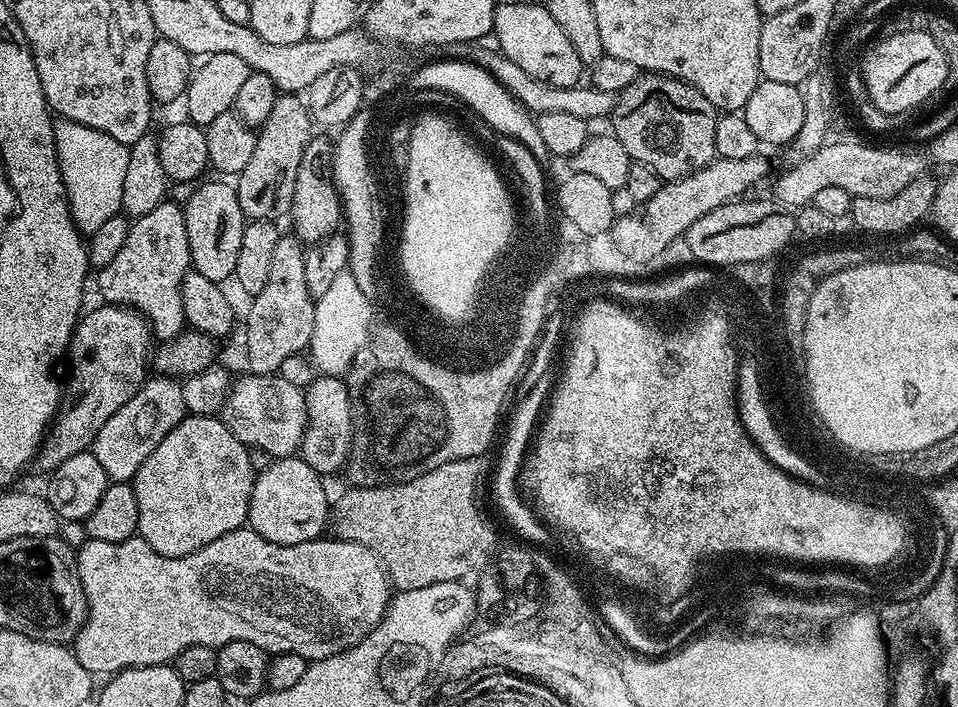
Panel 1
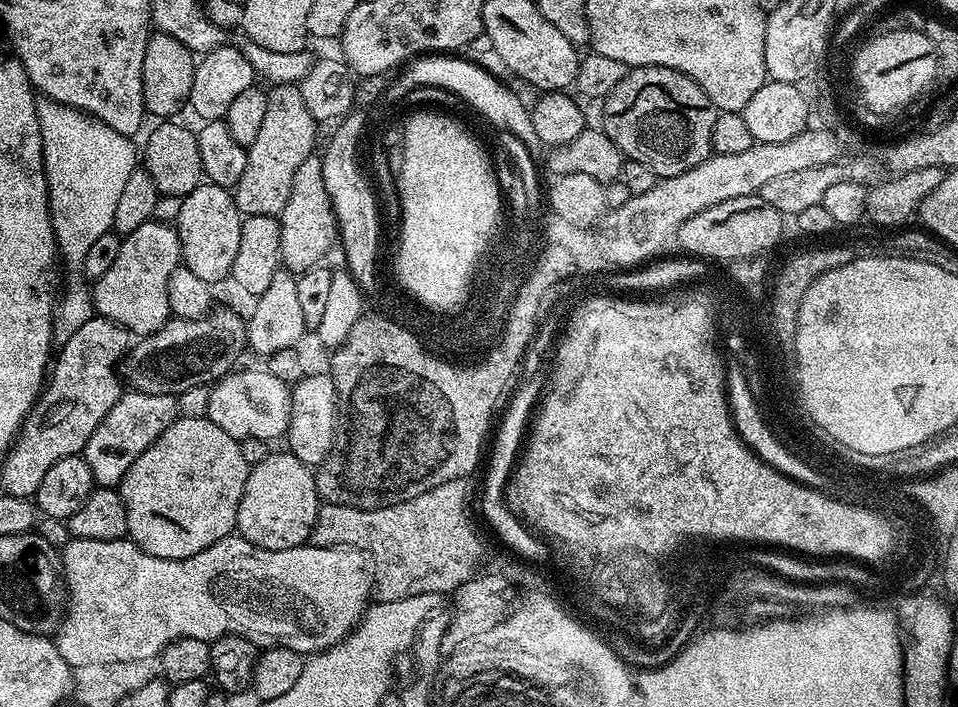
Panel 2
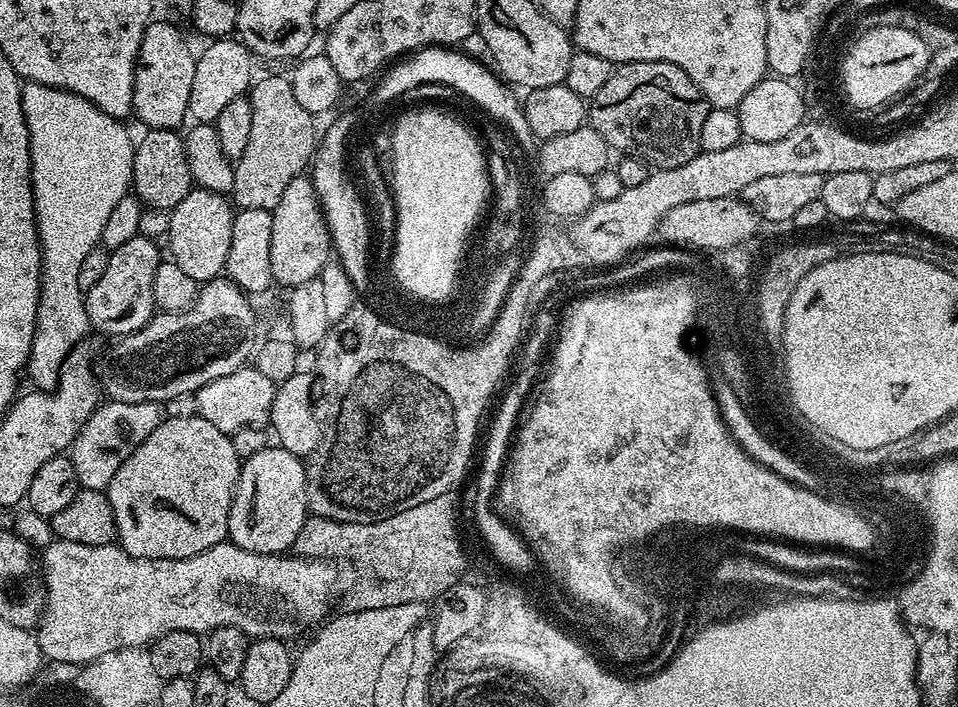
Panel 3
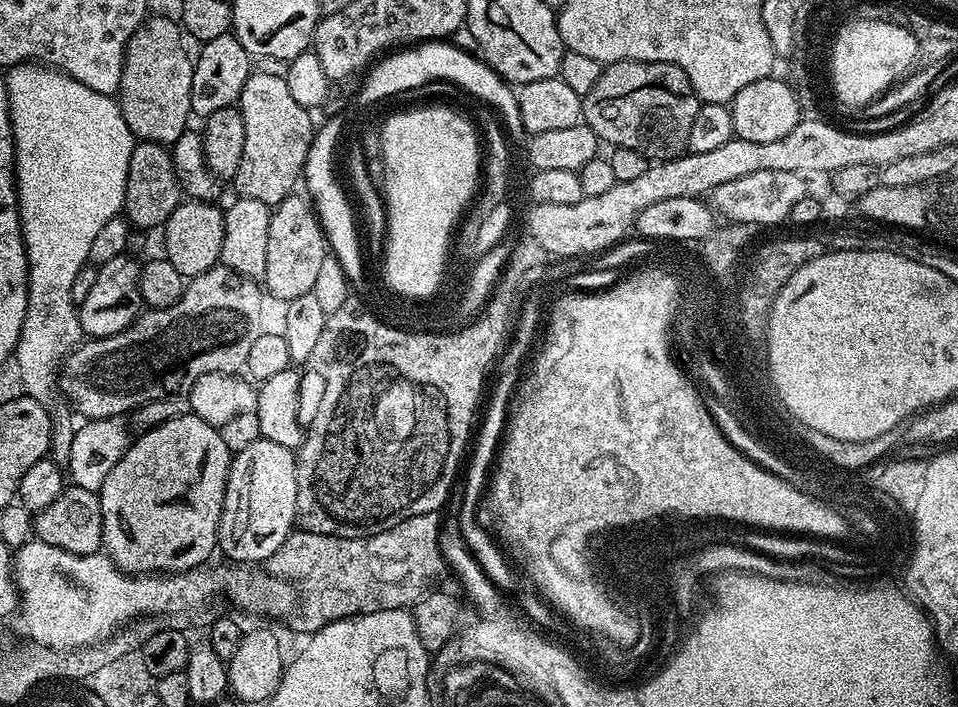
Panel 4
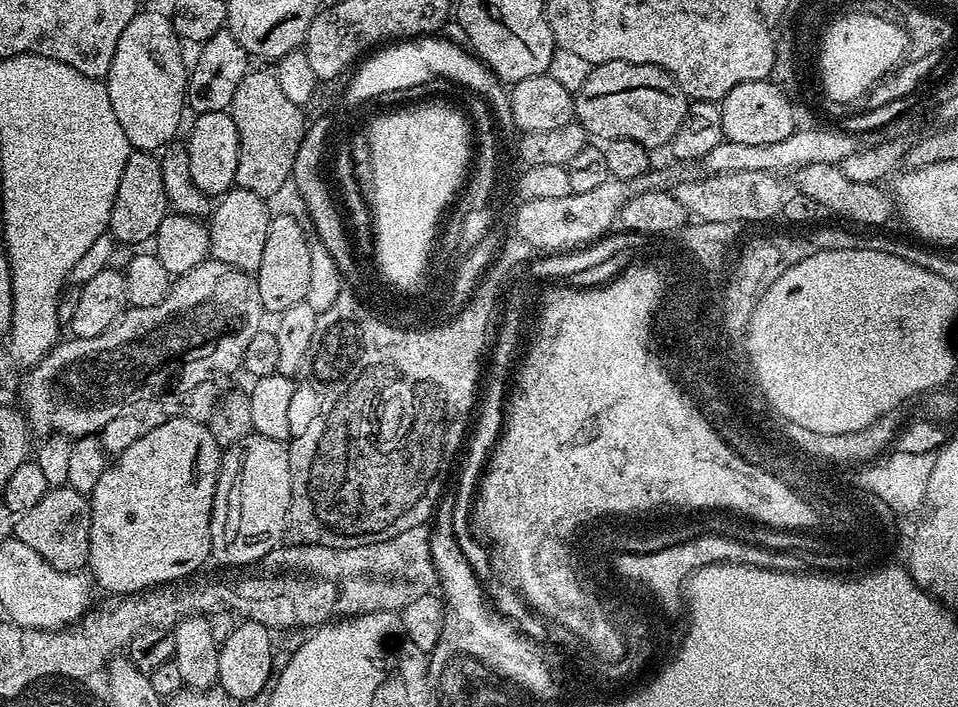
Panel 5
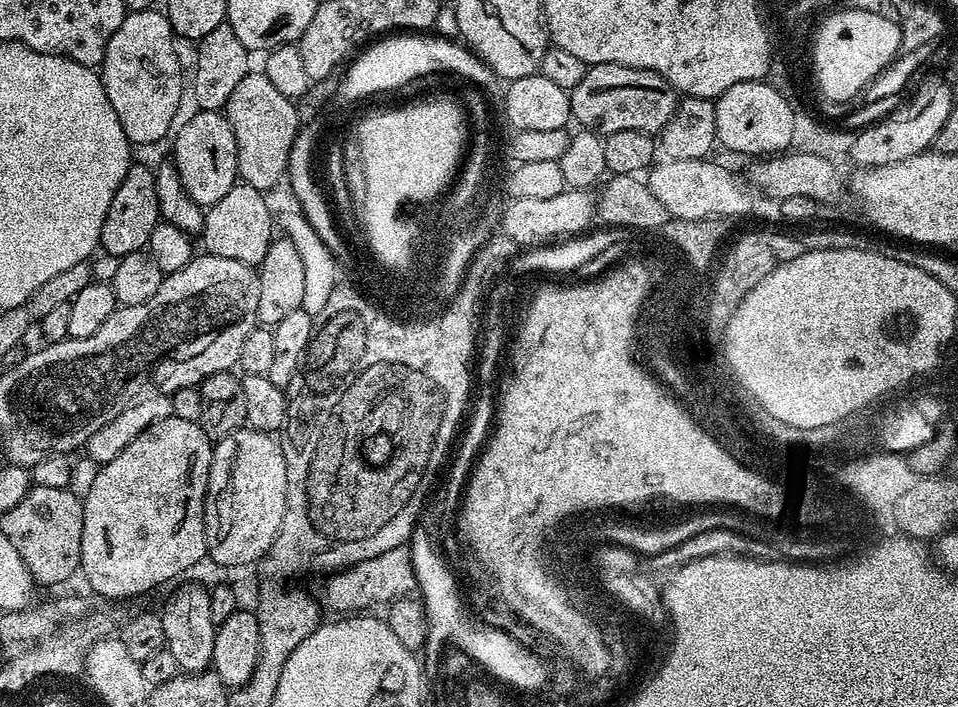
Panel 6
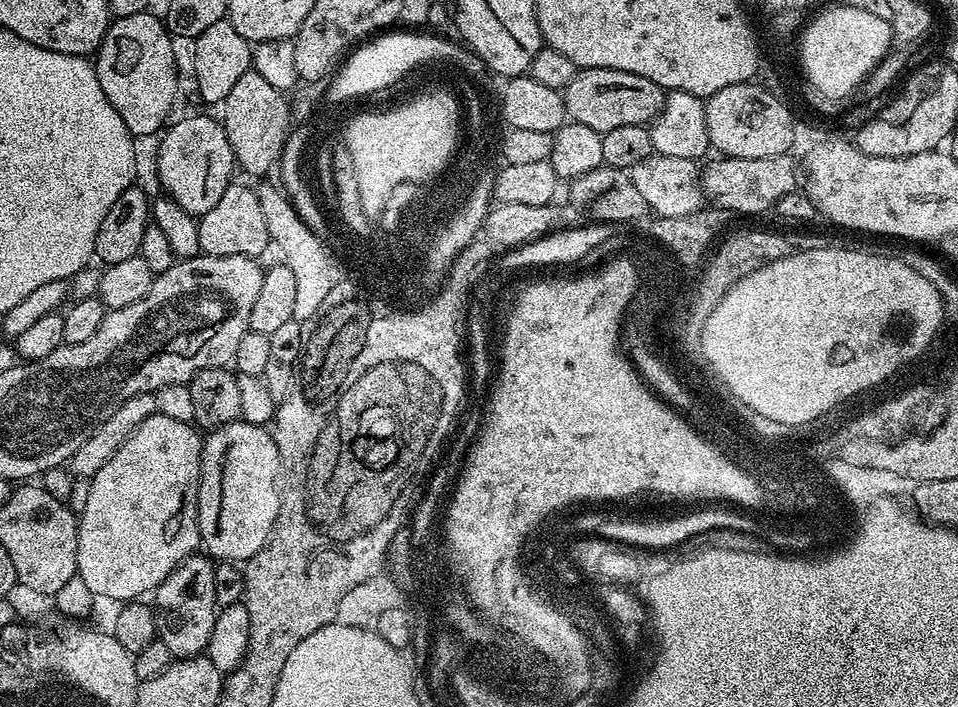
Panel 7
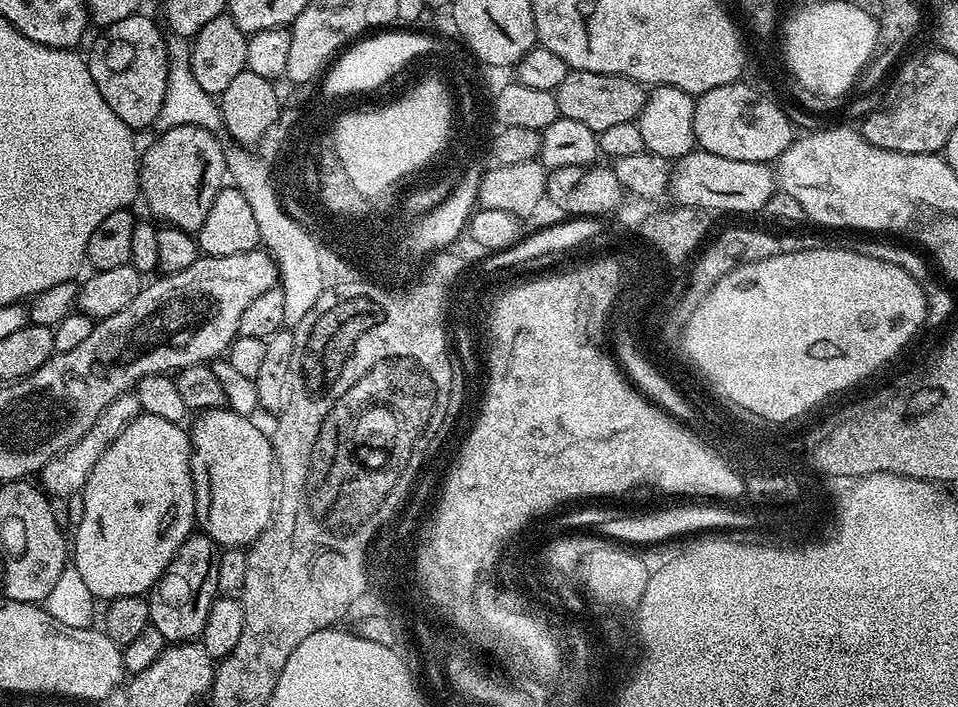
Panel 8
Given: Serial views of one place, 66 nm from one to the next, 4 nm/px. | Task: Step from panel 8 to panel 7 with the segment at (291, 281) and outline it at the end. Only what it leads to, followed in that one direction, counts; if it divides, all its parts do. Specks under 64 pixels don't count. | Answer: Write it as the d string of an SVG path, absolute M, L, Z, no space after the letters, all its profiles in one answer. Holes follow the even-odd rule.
M275 183L259 185L262 214L266 218L268 239L273 245L280 247L283 263L287 264L290 274L294 274L294 314L293 320L301 322L311 321L314 314L318 314L318 306L326 299L326 294L334 290L338 283L336 276L337 257L330 251L328 245L321 238L311 232L309 226L302 222L295 212L291 199L285 196Z

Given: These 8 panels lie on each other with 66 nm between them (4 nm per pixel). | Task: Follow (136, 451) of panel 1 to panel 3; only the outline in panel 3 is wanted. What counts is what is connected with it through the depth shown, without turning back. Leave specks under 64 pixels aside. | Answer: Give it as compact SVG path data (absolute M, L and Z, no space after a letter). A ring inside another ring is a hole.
M104 402L97 407L96 413L80 425L80 432L70 449L70 459L74 474L81 489L89 488L95 492L104 492L110 478L118 474L118 466L134 454L134 450L160 425L162 408L159 403L150 402Z

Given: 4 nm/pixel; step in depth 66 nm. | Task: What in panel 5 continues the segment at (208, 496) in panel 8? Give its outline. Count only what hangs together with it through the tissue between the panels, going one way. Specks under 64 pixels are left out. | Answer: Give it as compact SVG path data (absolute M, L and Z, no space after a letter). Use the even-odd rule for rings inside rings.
M251 434L225 447L210 518L211 559L220 564L247 566L270 554L285 539L291 497L290 458L285 441Z

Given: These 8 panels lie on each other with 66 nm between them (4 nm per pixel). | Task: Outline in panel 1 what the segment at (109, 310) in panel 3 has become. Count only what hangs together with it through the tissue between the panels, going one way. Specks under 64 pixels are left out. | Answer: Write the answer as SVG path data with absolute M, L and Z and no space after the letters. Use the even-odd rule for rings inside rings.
M163 202L144 217L131 221L122 250L118 250L110 266L95 273L94 284L96 280L101 294L104 295L101 297L107 303L135 308L150 322L155 339L167 342L181 336L186 328L182 286L191 263L183 207L179 203Z

